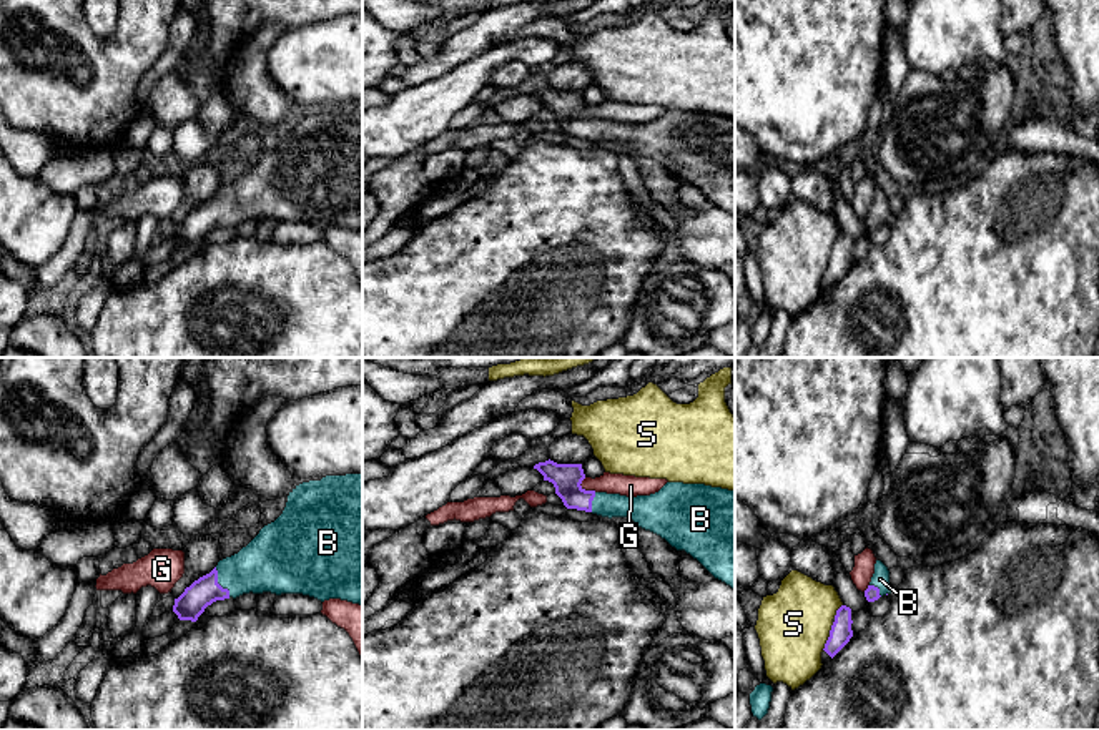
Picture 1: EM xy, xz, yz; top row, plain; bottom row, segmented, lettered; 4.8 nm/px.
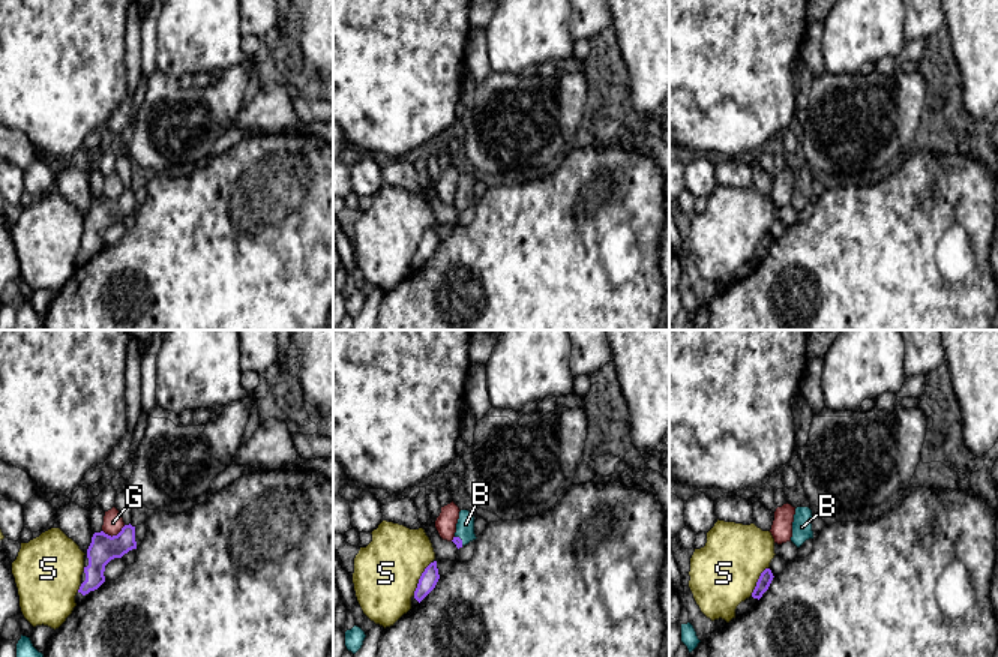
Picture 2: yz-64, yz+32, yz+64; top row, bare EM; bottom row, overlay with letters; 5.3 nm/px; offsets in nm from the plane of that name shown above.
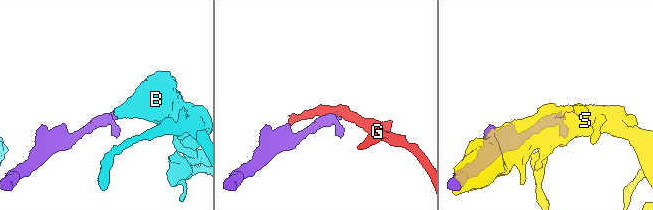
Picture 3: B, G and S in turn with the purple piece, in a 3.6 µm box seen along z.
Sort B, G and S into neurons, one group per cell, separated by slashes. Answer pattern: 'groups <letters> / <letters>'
groups B / G / S

